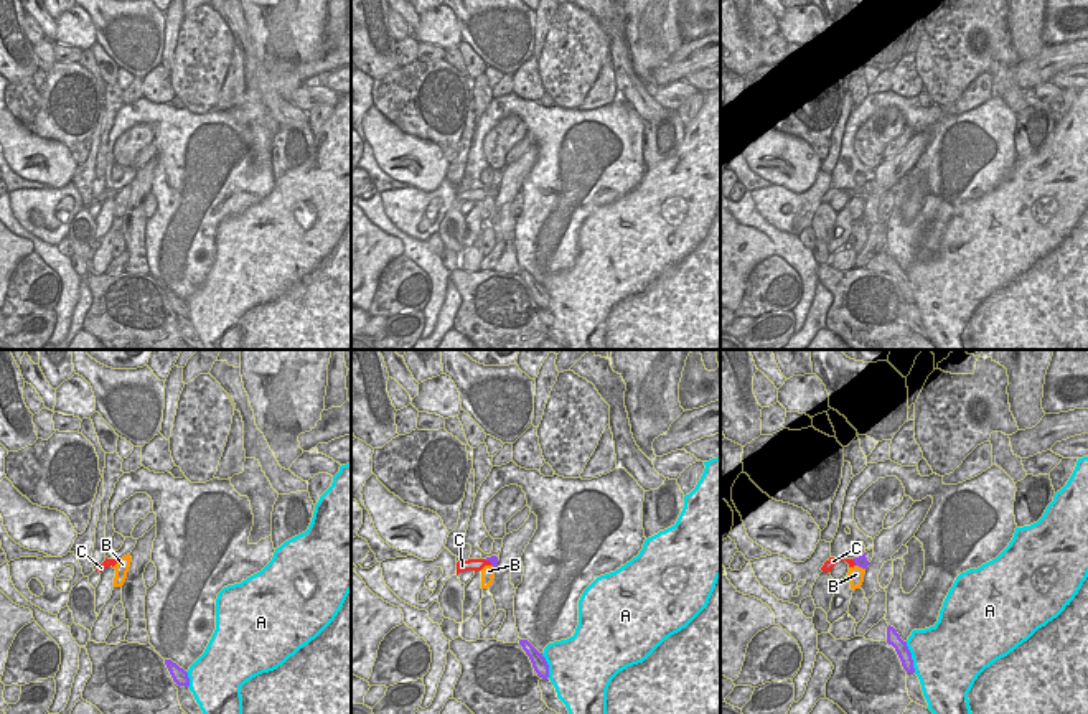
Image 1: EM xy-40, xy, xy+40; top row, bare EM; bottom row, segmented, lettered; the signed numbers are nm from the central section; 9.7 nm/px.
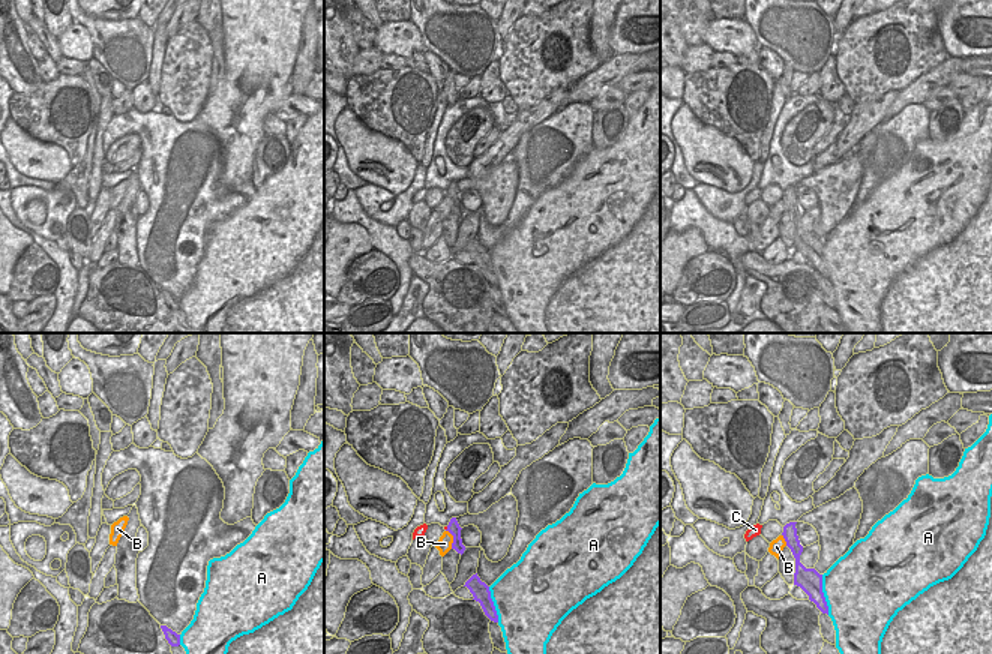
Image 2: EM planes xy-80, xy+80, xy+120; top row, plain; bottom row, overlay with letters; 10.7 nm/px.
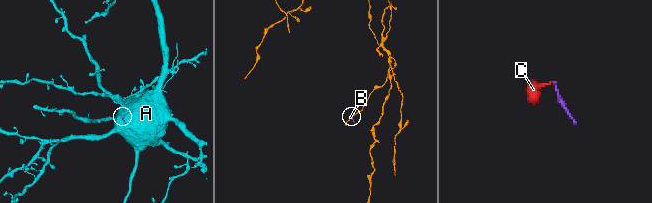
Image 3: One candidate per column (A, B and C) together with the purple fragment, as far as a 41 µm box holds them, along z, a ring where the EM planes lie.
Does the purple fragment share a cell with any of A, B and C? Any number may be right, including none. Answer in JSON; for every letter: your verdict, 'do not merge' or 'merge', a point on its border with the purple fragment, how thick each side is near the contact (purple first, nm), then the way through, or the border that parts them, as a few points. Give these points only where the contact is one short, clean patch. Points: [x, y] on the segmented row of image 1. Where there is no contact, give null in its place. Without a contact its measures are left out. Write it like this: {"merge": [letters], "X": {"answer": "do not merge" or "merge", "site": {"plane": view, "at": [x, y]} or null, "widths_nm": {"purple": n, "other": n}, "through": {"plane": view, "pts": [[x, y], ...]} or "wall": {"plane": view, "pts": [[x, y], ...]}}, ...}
{"merge": [], "A": {"answer": "do not merge", "site": {"plane": "xy+40", "at": [910, 657]}, "widths_nm": {"purple": 130, "other": 480}}, "B": {"answer": "do not merge", "site": {"plane": "xy+40", "at": [861, 566]}, "widths_nm": {"purple": 120, "other": 160}, "wall": {"plane": "xy+40", "pts": [[856, 564], [864, 569]]}}, "C": {"answer": "do not merge", "site": {"plane": "xy", "at": [488, 559]}, "widths_nm": {"purple": 90, "other": 130}, "wall": {"plane": "xy", "pts": [[483, 559], [492, 564]]}}}

